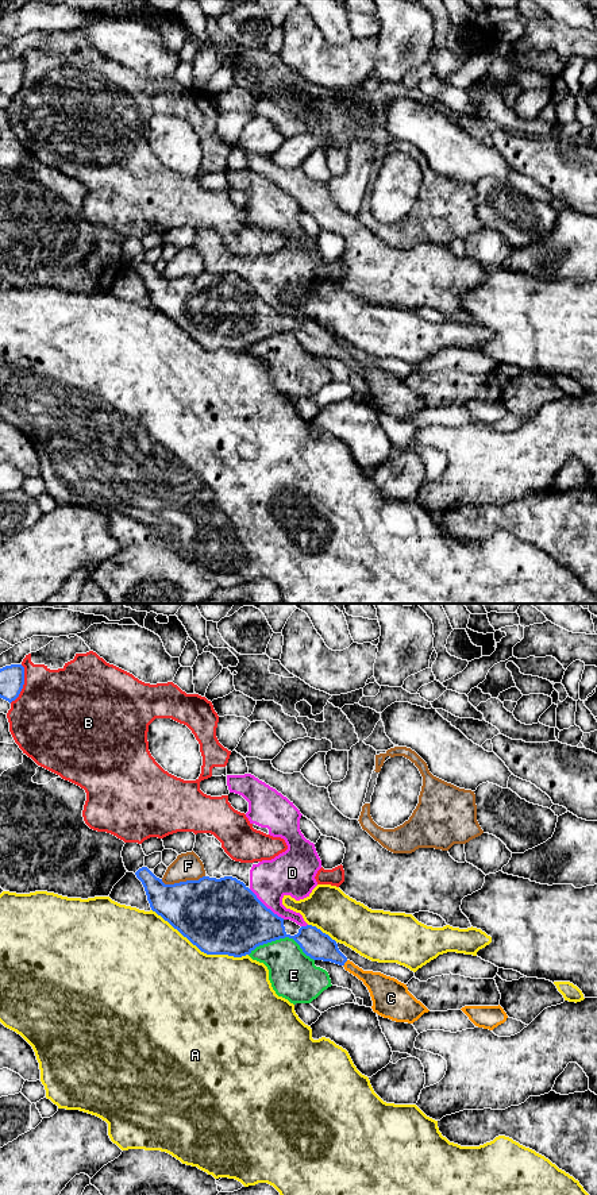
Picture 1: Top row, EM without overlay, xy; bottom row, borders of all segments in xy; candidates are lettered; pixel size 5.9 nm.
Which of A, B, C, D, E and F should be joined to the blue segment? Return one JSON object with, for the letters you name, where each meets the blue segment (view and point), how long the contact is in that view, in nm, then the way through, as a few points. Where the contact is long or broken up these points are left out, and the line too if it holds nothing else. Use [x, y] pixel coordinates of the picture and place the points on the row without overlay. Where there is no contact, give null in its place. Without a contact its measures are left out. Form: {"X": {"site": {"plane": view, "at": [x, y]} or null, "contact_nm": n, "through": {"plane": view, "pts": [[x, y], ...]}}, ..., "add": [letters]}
{"C": {"site": {"plane": "xy", "at": [345, 357]}, "contact_nm": 50, "through": {"plane": "xy", "pts": [[318, 340], [345, 357], [378, 380]]}}, "add": ["C"]}

